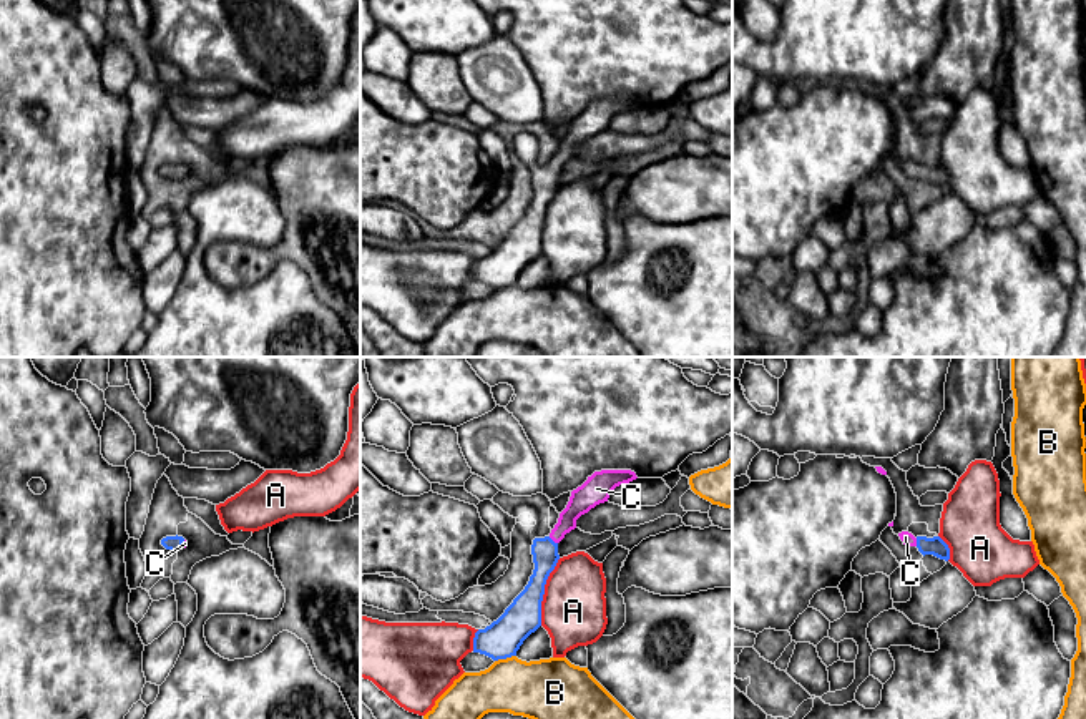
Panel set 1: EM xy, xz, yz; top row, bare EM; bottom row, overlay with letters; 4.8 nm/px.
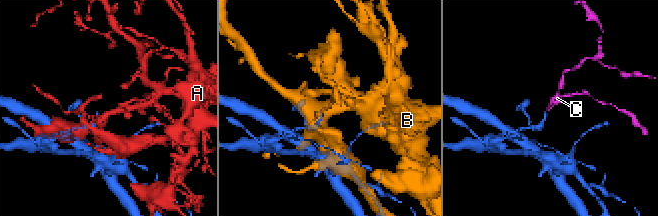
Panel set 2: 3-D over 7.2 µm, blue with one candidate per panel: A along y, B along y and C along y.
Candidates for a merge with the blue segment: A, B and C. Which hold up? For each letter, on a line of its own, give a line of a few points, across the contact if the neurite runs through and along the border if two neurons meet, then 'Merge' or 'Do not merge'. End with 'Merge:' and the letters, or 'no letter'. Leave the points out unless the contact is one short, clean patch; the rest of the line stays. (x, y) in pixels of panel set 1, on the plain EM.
A: Do not merge
B: Do not merge
C: Line: xz (545, 180), (552, 168), (582, 128). Merge
Merge: C

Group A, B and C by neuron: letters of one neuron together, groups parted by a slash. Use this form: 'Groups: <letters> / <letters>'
Groups: A / B / C

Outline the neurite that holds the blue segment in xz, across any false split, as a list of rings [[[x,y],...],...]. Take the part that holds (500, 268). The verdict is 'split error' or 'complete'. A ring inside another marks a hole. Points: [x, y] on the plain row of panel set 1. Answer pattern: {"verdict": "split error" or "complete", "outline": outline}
{"verdict": "split error", "outline": [[[601,98],[571,120],[570,130],[560,141],[551,161],[533,168],[535,198],[528,213],[497,249],[475,261],[473,281],[485,282],[493,289],[516,284],[523,269],[541,254],[541,229],[546,208],[560,188],[558,171],[576,156],[576,148],[581,143],[608,130],[609,121],[616,115],[636,106],[636,101],[631,98]]]}

